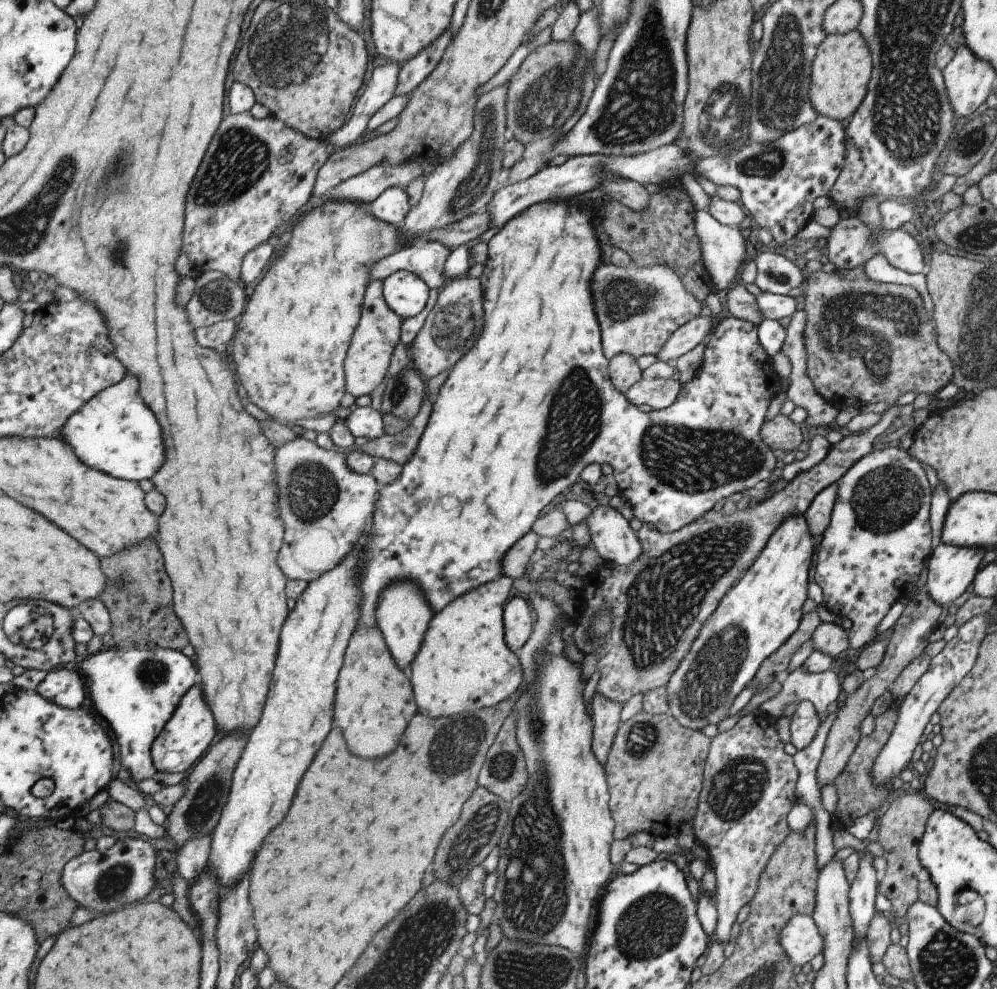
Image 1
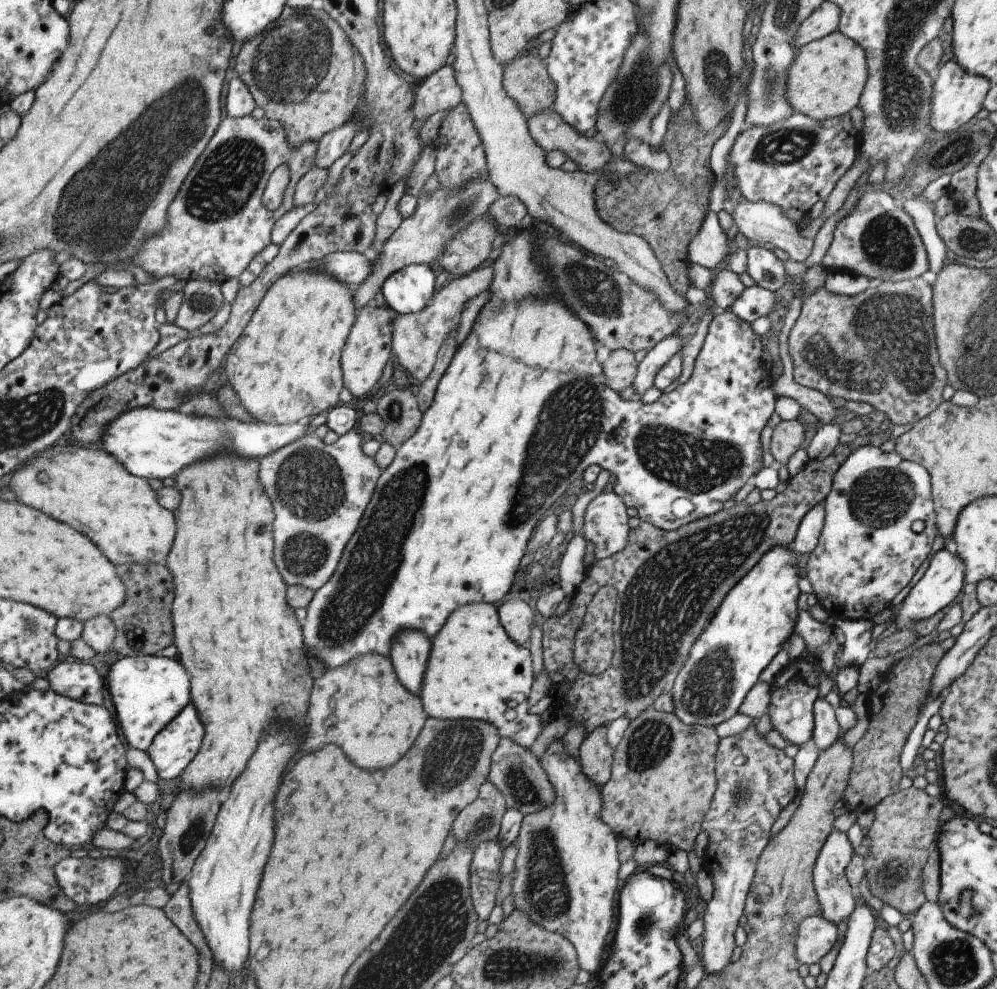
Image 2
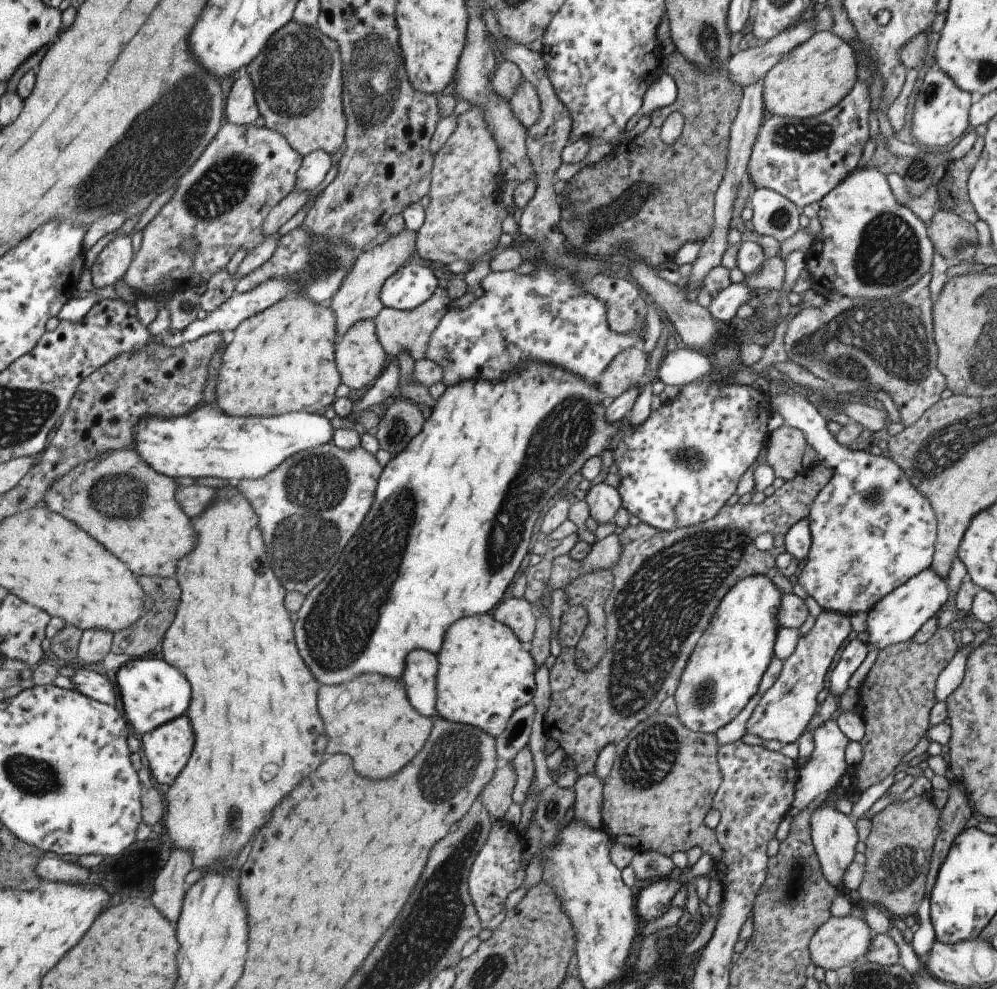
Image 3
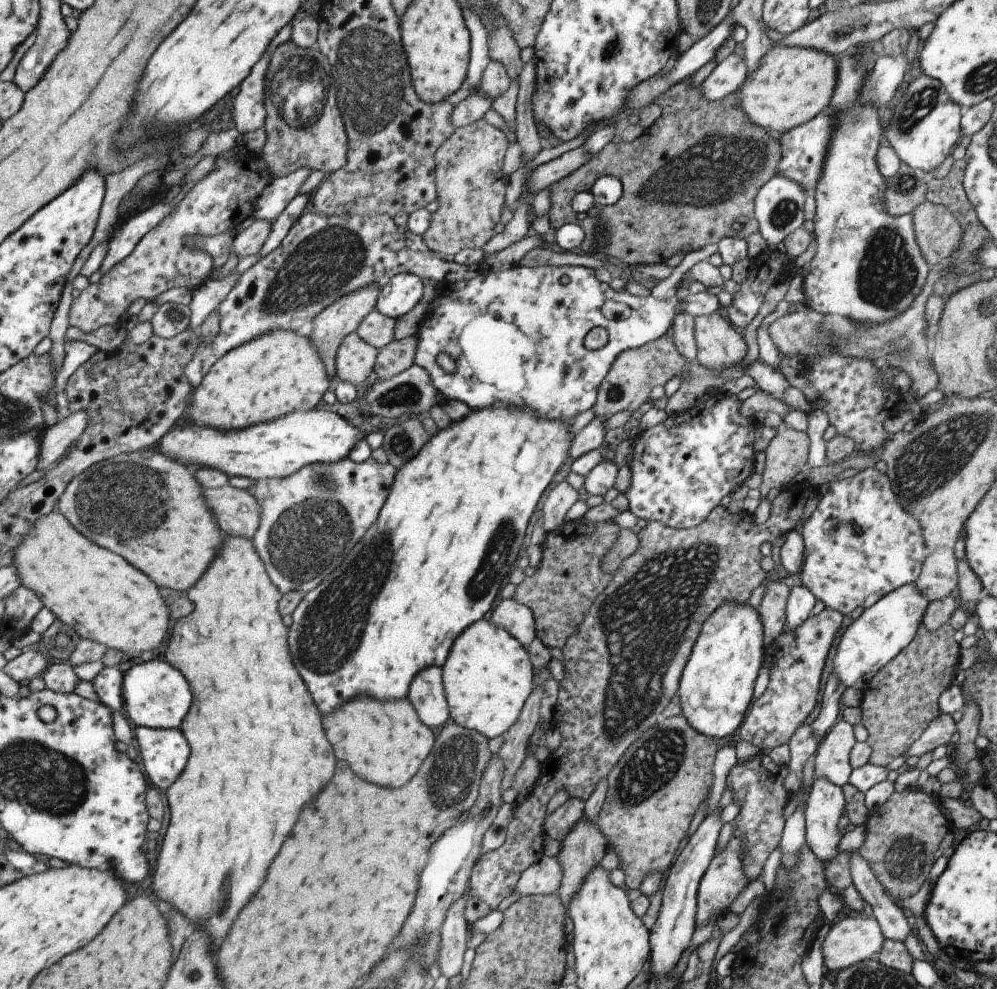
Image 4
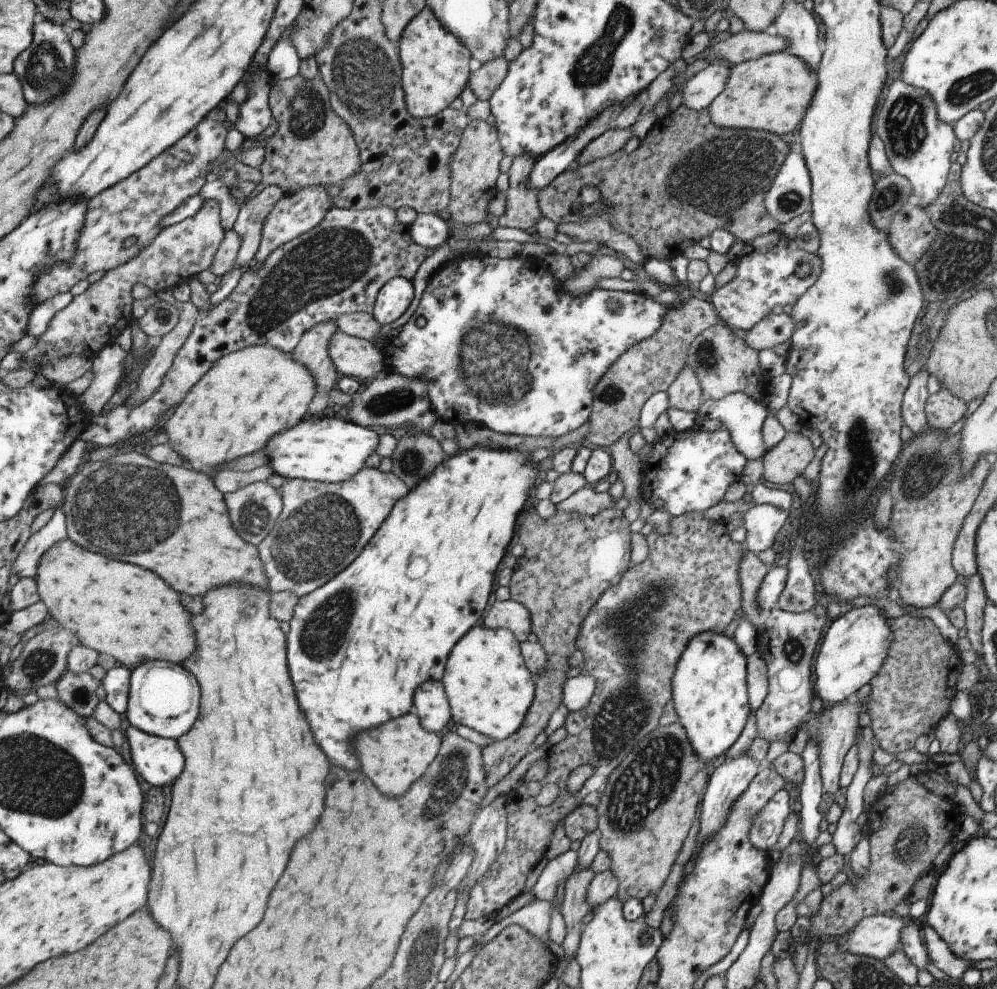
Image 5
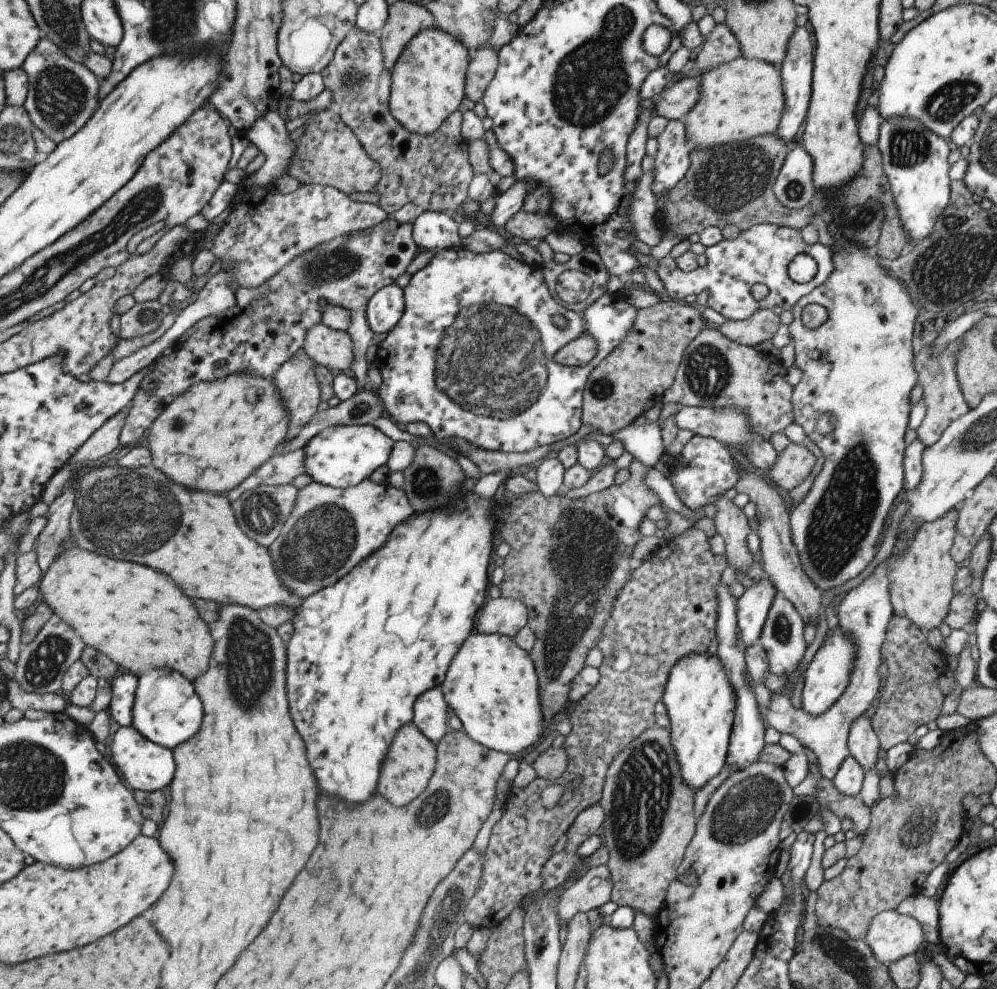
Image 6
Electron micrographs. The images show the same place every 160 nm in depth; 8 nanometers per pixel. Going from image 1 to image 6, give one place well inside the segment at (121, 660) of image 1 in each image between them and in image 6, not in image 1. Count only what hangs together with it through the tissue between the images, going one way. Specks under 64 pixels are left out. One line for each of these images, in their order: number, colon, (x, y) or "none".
2: (147, 692)
3: (153, 692)
4: (157, 695)
5: (165, 700)
6: (167, 710)

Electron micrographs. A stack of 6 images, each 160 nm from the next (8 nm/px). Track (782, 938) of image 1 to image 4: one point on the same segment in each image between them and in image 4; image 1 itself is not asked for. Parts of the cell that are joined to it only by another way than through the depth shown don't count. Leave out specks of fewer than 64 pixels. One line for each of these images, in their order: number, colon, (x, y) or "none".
2: (814, 937)
3: (837, 942)
4: (851, 940)

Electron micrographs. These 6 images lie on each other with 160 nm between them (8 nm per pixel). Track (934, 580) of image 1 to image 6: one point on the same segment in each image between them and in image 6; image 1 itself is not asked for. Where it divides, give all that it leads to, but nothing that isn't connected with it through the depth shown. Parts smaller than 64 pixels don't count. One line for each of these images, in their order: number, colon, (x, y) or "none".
2: (941, 581)
3: (894, 619)
4: (883, 629)
5: (853, 648)
6: (825, 677)

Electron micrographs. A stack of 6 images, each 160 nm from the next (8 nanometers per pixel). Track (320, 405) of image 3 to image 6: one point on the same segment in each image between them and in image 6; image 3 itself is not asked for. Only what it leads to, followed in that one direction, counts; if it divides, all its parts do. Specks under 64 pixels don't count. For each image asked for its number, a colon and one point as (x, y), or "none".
4: (280, 372)
5: (247, 397)
6: (217, 433)

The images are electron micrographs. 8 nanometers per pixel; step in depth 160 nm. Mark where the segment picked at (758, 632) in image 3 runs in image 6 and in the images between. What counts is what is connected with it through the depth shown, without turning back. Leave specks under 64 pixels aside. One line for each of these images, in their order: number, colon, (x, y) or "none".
4: (714, 689)
5: (708, 688)
6: (699, 700)

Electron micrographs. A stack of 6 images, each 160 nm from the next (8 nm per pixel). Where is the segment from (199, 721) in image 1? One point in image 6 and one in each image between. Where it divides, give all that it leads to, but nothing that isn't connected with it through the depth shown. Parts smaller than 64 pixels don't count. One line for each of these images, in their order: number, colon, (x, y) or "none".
2: (177, 744)
3: (166, 750)
4: (165, 752)
5: (160, 761)
6: (144, 764)

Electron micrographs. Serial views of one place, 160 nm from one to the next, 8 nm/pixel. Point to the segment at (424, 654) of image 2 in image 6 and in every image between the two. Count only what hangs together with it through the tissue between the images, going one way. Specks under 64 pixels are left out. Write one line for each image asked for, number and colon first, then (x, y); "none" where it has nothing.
3: (418, 676)
4: (426, 695)
5: (430, 702)
6: (429, 712)

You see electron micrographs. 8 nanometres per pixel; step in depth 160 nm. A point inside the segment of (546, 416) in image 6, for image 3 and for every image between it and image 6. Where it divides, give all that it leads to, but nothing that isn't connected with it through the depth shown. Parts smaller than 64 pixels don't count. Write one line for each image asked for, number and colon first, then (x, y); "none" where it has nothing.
3: (544, 315)
4: (516, 335)
5: (500, 344)

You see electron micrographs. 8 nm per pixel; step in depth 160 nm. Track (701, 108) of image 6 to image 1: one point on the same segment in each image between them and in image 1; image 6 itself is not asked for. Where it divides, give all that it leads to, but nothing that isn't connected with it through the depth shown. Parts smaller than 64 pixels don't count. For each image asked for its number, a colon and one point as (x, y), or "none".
1: (841, 67)
2: (825, 80)
3: (816, 75)
4: (791, 85)
5: (771, 93)

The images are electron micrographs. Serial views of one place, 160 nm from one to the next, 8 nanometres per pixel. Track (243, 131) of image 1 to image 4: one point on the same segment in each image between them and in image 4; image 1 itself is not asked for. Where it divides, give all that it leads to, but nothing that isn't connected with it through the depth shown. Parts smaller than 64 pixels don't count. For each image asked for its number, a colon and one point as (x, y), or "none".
2: (218, 224)
3: (222, 202)
4: (228, 194)

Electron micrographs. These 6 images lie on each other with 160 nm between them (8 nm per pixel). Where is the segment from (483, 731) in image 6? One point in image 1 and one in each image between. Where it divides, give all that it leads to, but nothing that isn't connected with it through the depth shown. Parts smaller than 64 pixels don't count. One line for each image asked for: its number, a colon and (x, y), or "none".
1: (464, 665)
2: (474, 671)
3: (484, 675)
4: (487, 675)
5: (488, 688)

